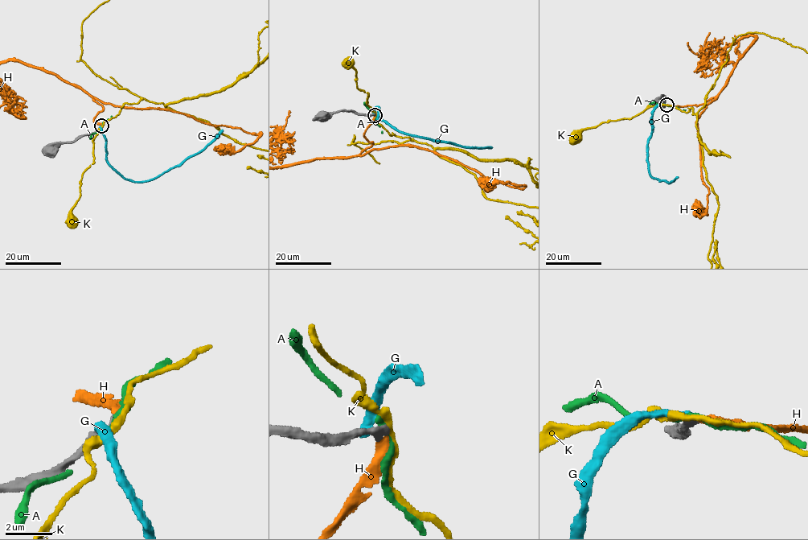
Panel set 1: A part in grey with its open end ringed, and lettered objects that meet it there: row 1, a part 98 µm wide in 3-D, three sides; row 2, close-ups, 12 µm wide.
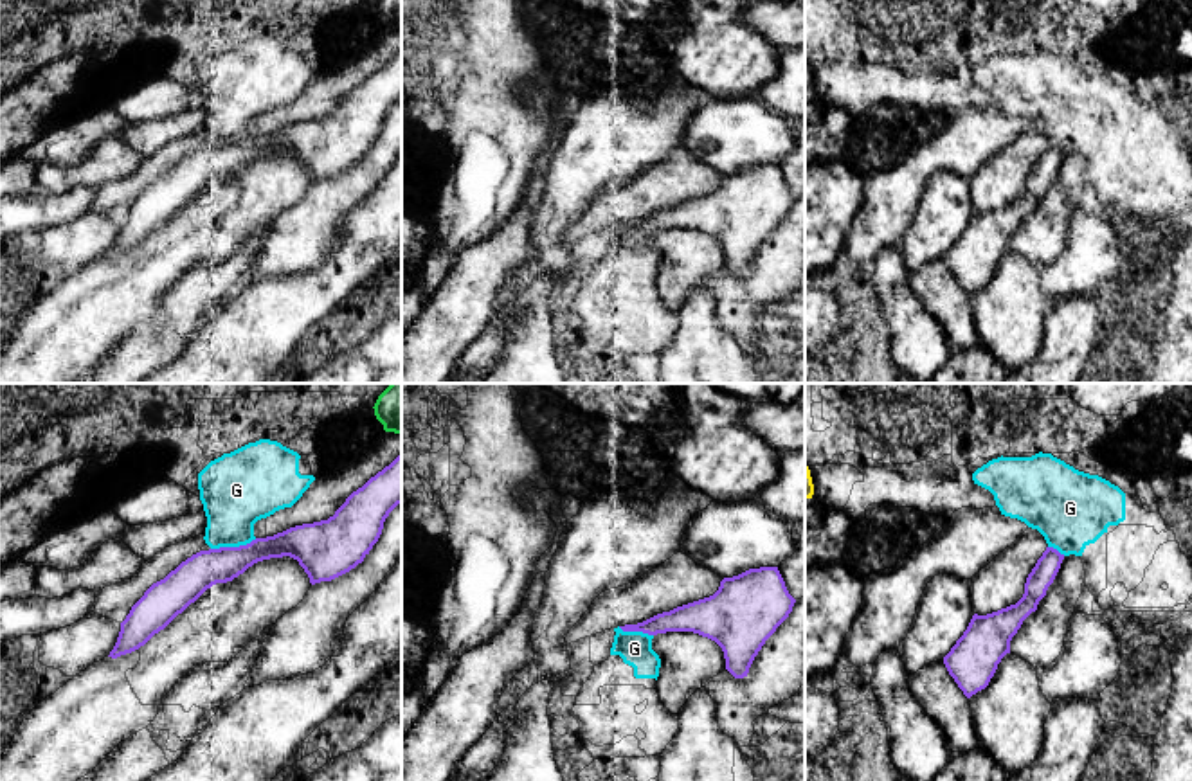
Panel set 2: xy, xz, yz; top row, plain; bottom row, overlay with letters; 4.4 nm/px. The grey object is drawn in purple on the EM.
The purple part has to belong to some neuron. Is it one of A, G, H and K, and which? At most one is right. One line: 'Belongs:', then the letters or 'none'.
Belongs: H

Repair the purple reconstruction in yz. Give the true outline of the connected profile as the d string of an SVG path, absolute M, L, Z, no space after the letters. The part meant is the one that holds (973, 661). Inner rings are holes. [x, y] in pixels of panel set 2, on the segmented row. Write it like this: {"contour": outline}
{"contour": "M1046 547L1026 578L1023 597L998 612L974 614L963 635L944 657L949 675L967 698L985 689L1001 659L1010 653L1010 641L1023 621L1037 610L1039 601L1053 583L1064 554Z"}

